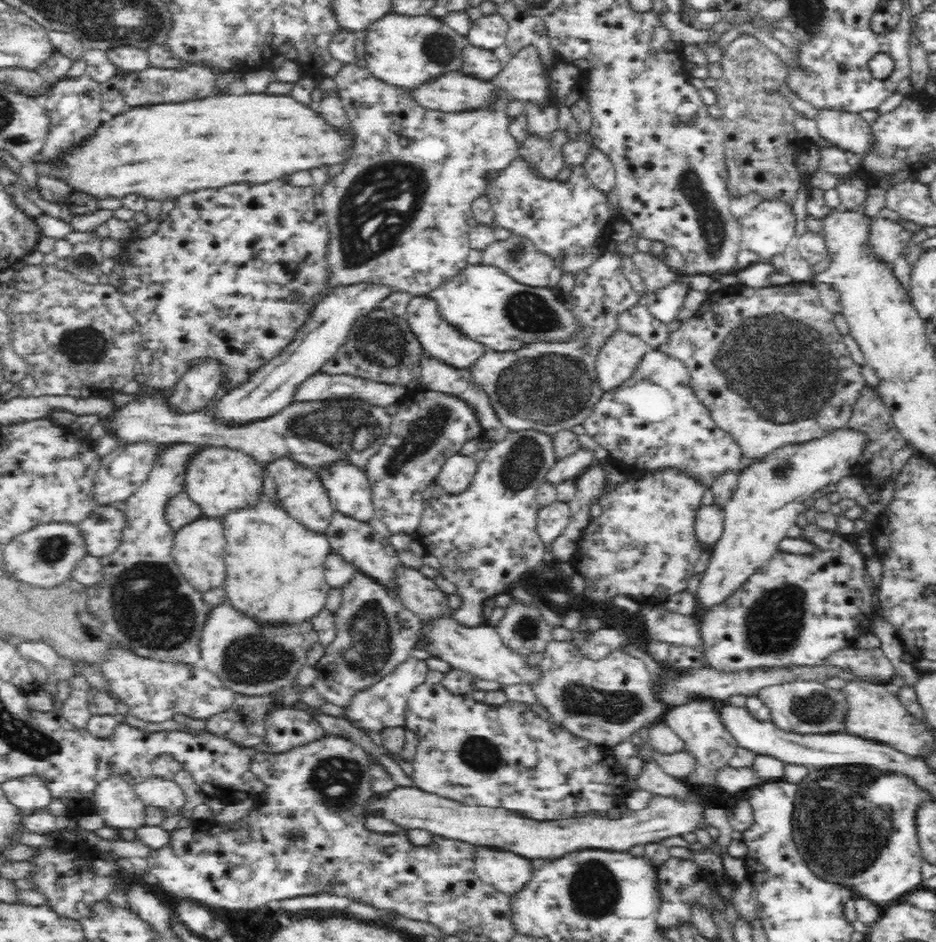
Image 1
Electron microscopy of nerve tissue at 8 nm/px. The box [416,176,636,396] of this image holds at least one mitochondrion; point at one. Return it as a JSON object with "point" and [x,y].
{"point":[532,313]}

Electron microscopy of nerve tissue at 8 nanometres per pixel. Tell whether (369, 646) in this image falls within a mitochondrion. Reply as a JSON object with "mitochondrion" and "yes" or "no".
{"mitochondrion":"yes"}

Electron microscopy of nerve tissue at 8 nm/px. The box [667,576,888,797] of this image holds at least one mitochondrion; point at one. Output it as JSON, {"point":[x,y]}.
{"point":[774,624]}

